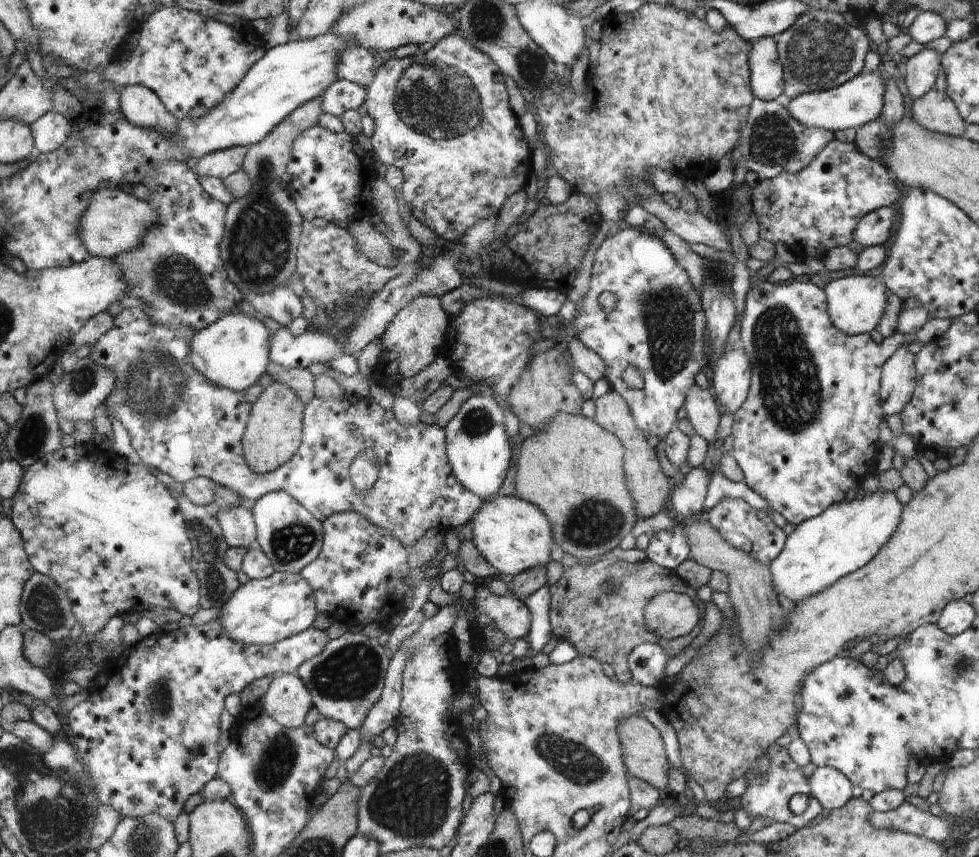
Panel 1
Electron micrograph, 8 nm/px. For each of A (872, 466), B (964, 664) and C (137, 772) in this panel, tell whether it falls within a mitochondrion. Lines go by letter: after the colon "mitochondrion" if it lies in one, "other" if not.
A: other
B: mitochondrion
C: other

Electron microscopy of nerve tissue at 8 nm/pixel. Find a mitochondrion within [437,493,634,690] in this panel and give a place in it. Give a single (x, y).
(592, 523)

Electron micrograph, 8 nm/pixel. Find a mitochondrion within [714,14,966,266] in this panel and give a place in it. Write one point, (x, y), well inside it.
(819, 52)

